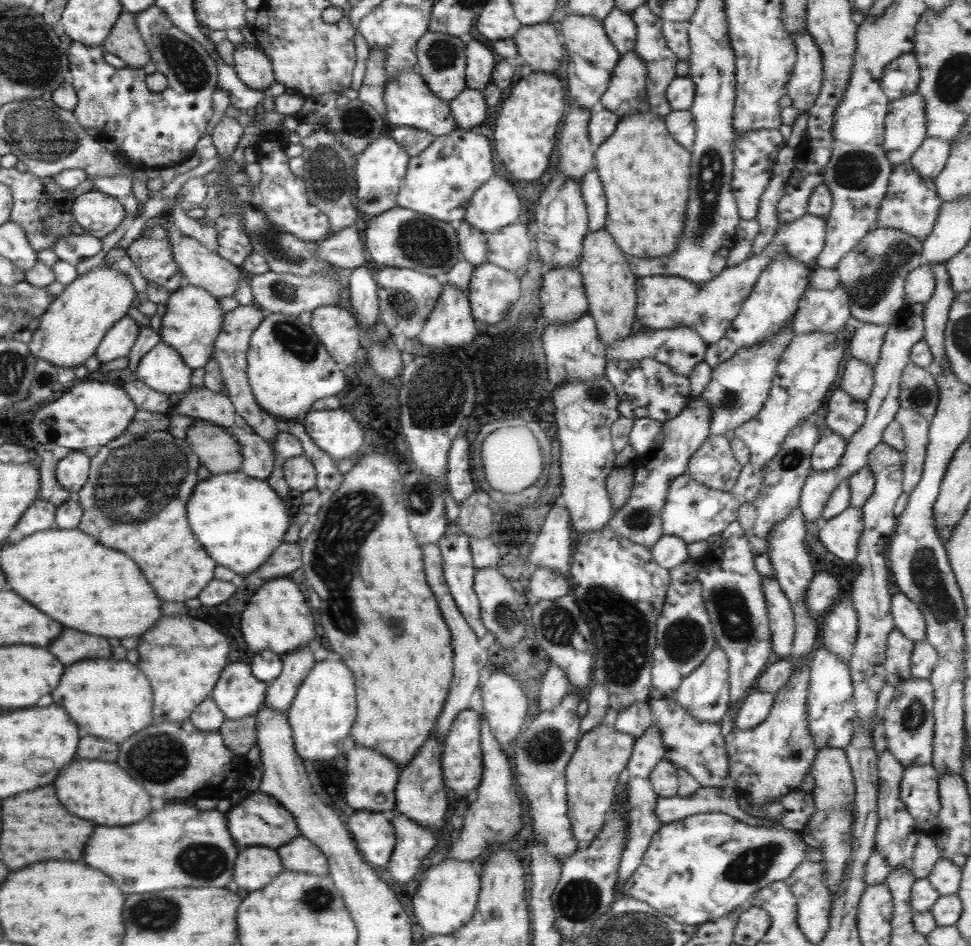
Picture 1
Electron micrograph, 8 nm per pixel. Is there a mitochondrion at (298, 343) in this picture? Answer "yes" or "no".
yes

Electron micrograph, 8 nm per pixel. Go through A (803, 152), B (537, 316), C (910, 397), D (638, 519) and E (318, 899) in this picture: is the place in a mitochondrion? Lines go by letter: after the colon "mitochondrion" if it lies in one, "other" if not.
A: other
B: other
C: mitochondrion
D: mitochondrion
E: mitochondrion

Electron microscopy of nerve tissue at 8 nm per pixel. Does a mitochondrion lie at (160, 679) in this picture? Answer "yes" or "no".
no

